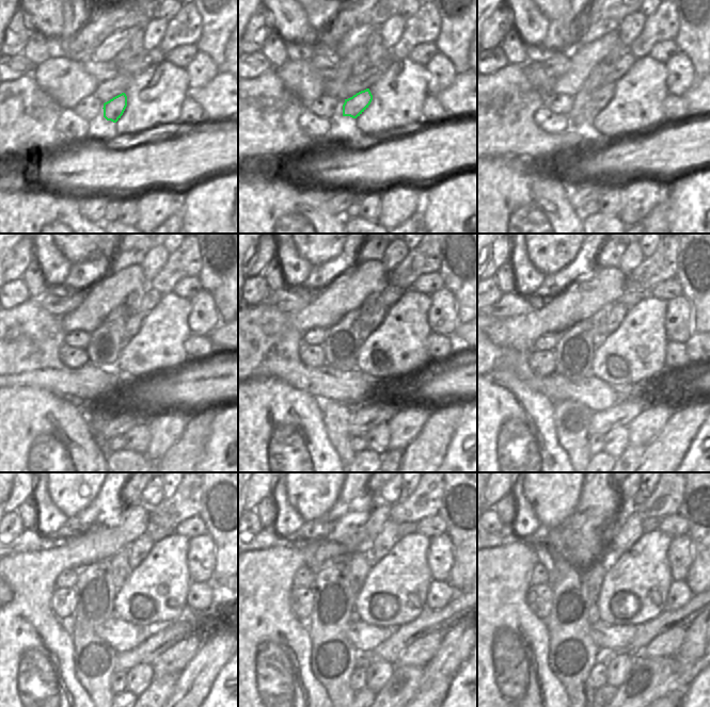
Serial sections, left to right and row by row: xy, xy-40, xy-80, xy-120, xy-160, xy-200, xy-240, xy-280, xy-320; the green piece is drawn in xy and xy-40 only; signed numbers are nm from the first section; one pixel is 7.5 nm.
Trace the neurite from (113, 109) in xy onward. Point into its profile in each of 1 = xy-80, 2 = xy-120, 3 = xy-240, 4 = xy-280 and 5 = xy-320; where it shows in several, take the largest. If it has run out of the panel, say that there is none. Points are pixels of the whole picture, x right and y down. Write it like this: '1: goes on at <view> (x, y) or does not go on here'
1: goes on at xy-80 (600, 97)
2: goes on at xy-120 (133, 322)
3: goes on at xy-240 (139, 549)
4: goes on at xy-280 (384, 541)
5: goes on at xy-320 (631, 530)

